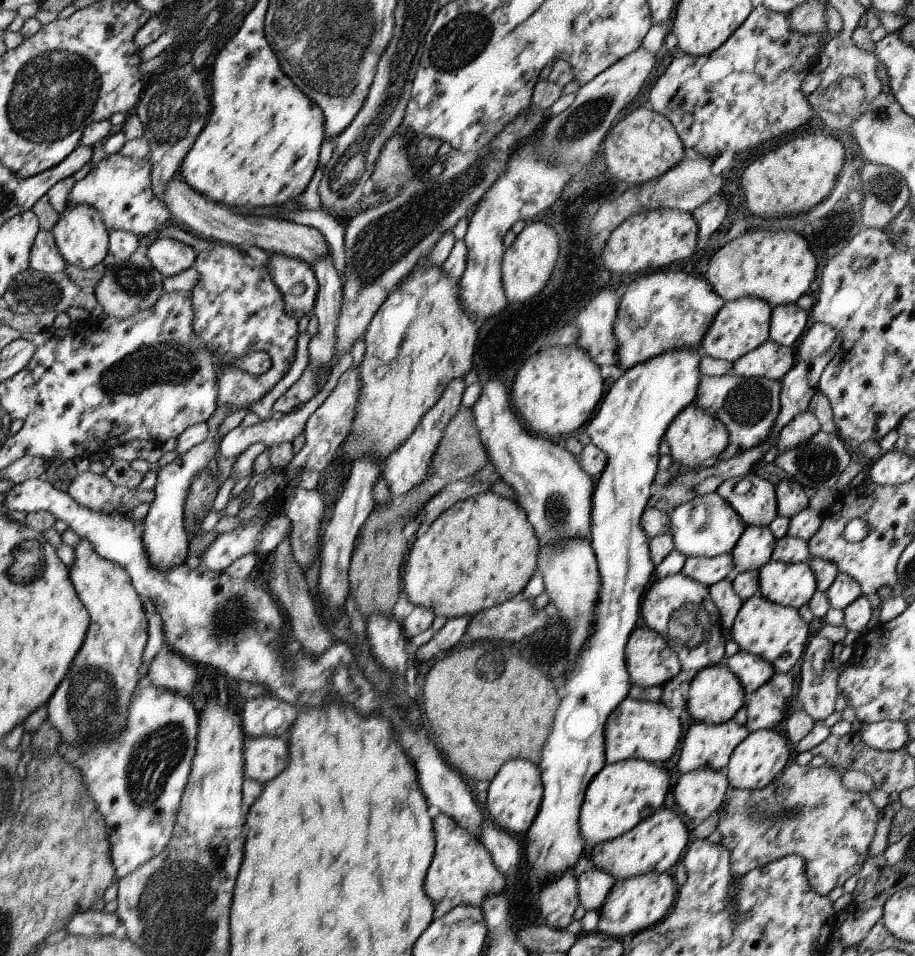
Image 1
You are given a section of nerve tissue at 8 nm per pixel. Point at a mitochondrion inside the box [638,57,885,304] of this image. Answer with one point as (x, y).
(837, 100)

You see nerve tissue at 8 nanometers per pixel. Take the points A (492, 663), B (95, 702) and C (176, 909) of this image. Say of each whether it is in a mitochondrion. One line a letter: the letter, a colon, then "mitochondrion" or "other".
A: mitochondrion
B: mitochondrion
C: mitochondrion

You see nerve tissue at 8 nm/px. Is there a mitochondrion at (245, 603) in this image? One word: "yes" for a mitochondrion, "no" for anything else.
yes

